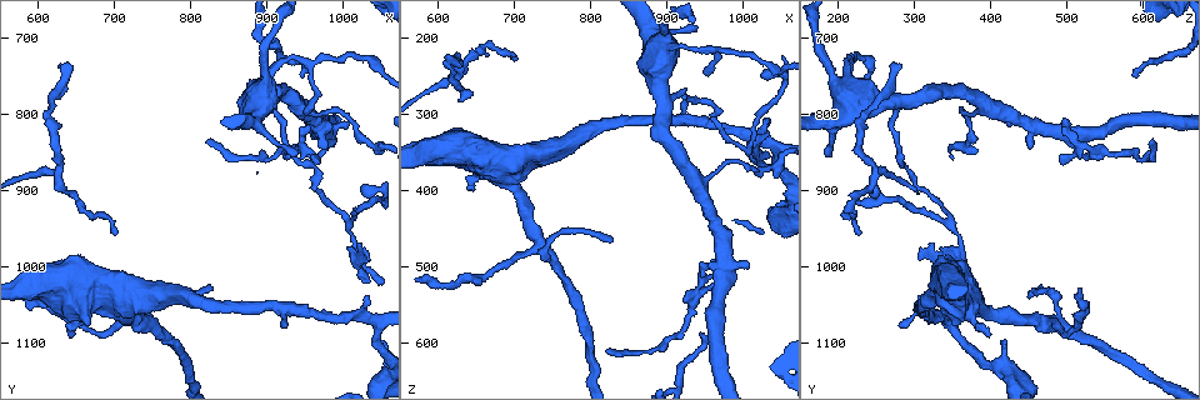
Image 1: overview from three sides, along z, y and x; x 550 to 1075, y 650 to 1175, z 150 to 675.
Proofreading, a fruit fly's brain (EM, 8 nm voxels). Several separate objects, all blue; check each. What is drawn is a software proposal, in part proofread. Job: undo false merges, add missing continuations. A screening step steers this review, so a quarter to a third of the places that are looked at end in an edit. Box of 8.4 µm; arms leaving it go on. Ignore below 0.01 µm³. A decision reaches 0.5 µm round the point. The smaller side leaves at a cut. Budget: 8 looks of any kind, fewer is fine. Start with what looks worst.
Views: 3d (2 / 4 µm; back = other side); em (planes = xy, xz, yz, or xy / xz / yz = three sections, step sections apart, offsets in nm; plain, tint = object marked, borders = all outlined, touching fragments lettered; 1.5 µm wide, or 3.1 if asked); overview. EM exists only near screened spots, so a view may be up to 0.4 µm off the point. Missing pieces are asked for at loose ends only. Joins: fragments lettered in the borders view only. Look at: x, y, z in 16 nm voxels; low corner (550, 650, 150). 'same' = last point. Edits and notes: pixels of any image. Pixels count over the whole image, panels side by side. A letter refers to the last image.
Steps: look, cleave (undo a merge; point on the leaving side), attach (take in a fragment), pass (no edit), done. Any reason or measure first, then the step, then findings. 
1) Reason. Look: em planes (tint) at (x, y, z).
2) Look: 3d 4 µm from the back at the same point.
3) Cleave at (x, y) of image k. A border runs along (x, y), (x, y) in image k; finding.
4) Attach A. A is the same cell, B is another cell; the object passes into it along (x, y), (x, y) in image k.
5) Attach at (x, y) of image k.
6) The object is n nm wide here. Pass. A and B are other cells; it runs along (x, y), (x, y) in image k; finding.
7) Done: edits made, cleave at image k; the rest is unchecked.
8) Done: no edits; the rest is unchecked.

Tapers out. Look: em planes (borders) at (955, 800, 245).

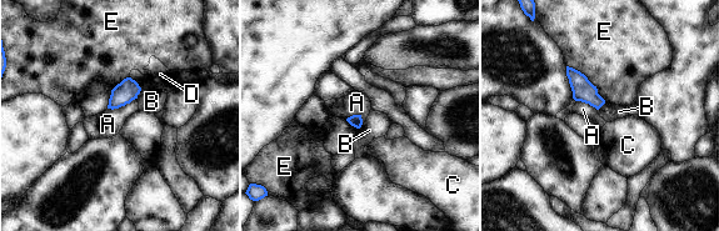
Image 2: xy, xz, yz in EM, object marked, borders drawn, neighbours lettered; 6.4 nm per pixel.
The object is 80 nm wide here. Pass. A, B, C, D and E are other cells; a border runs along (135, 98), (124, 105), (108, 109) in image 2; no lettered fragment goes on from it.

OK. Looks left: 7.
An open end. Look: em yz step 4 (borders) at (835, 1030, 465).

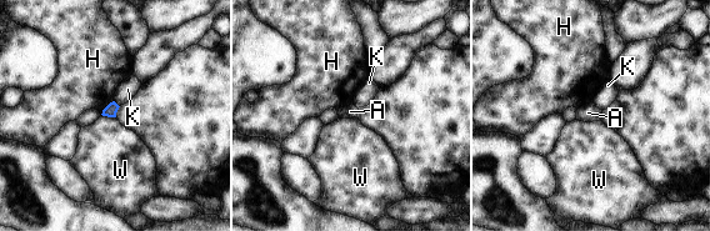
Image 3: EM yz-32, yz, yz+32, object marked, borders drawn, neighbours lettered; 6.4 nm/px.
Cut it another way. Look: em planes (borders) at the same point.

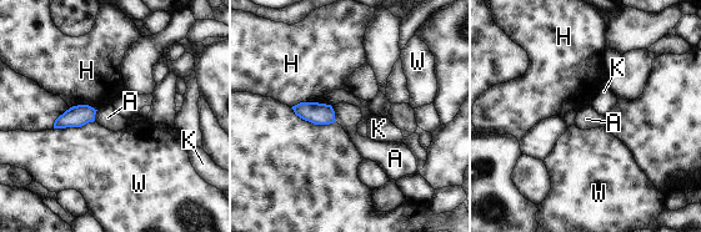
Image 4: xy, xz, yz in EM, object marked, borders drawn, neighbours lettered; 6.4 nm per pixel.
Pass. A, H, K and W are other cells; a border runs along (331, 106), (336, 121) in image 4; no lettered fragment goes on from it.

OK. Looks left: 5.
Thin end. Look: 3d 4 µm at (945, 745, 585).

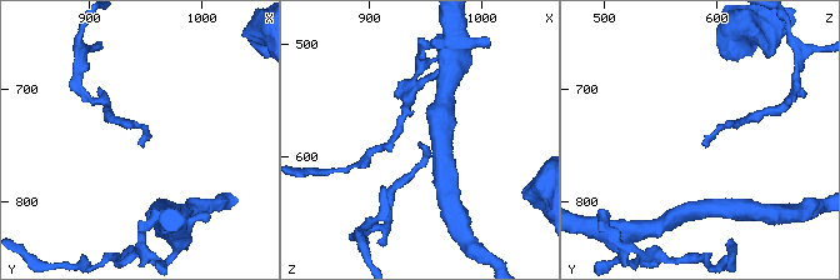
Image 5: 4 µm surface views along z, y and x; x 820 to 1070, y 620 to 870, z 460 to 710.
Need the tissue. Look: em xy step 4 (tint) at (946, 748, 586).

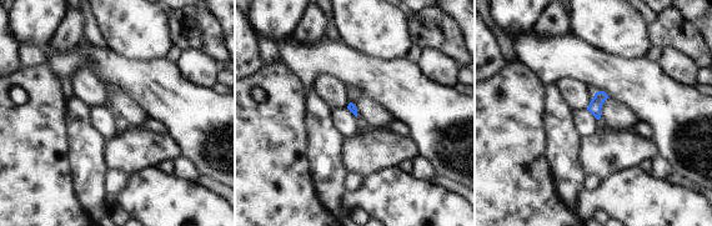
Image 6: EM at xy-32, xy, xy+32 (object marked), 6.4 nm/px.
Look: em xz step 4 (borders) at the same point.

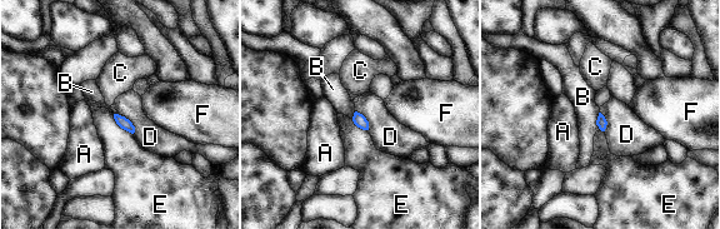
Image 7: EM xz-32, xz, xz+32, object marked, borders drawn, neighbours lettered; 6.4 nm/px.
Pass. A, B, C, D, E and F are other cells; a border runs along (114, 113), (125, 117), (135, 132) in image 7; no lettered fragment goes on from it.

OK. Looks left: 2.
Side arm on a straight run. Look: 3d 2 µm at (940, 790, 395).

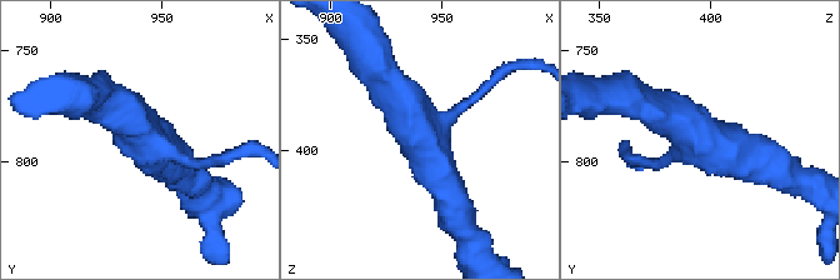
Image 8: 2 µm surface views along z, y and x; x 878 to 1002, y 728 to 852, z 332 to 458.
3 arms meet here; shape alone is not enough. Look: em planes (borders) at (941, 791, 395).

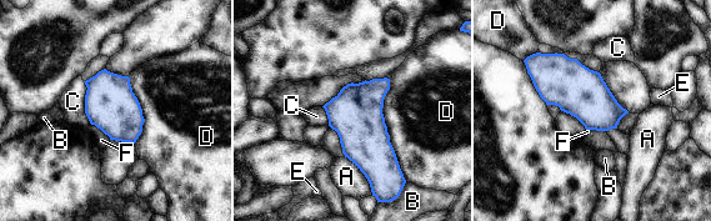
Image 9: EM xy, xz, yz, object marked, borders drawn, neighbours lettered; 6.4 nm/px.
The object is 320 nm wide here. Pass. A, B, C, D, E and F are other cells; a border runs along (90, 122), (110, 139) in image 9; continuous, no second cell.

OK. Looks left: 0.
Done: no edits; the rest is unchecked.

